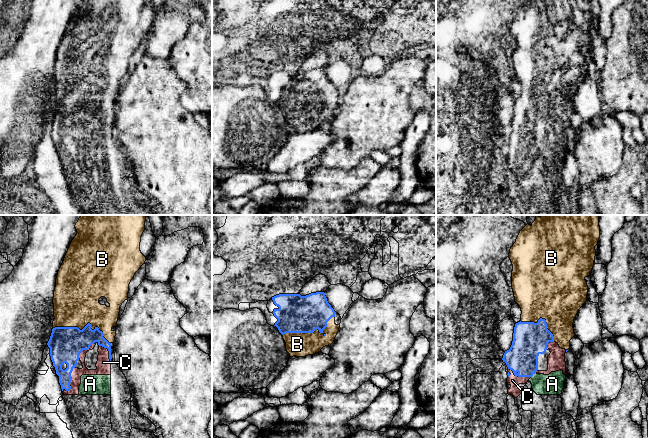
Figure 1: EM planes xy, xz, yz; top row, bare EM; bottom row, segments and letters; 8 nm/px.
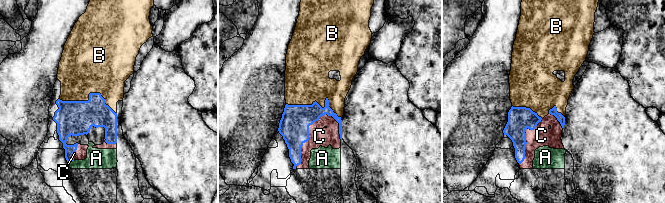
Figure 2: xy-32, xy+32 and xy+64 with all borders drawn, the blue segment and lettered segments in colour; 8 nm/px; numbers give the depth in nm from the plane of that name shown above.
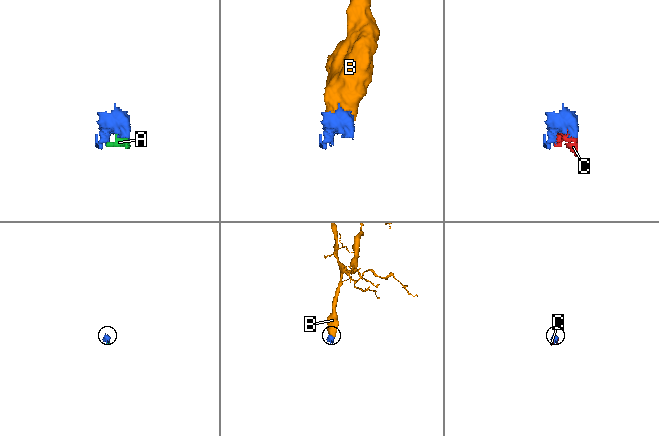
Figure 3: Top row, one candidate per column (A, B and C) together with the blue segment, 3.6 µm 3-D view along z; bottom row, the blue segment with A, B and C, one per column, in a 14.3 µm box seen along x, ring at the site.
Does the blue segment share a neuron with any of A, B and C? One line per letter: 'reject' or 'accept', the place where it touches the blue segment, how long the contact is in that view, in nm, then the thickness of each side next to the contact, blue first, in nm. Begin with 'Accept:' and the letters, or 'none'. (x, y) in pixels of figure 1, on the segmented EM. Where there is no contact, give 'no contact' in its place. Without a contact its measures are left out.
Accept: A, B, C
A: accept | yz (532, 375) | 60 nm | 260/170 nm
B: accept | xy (85, 326) | 480 nm | 280/360 nm
C: accept | xy (70, 381) | 220 nm | 200/90 nm

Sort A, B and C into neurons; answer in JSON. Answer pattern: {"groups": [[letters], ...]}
{"groups": [["A", "B", "C"]]}

